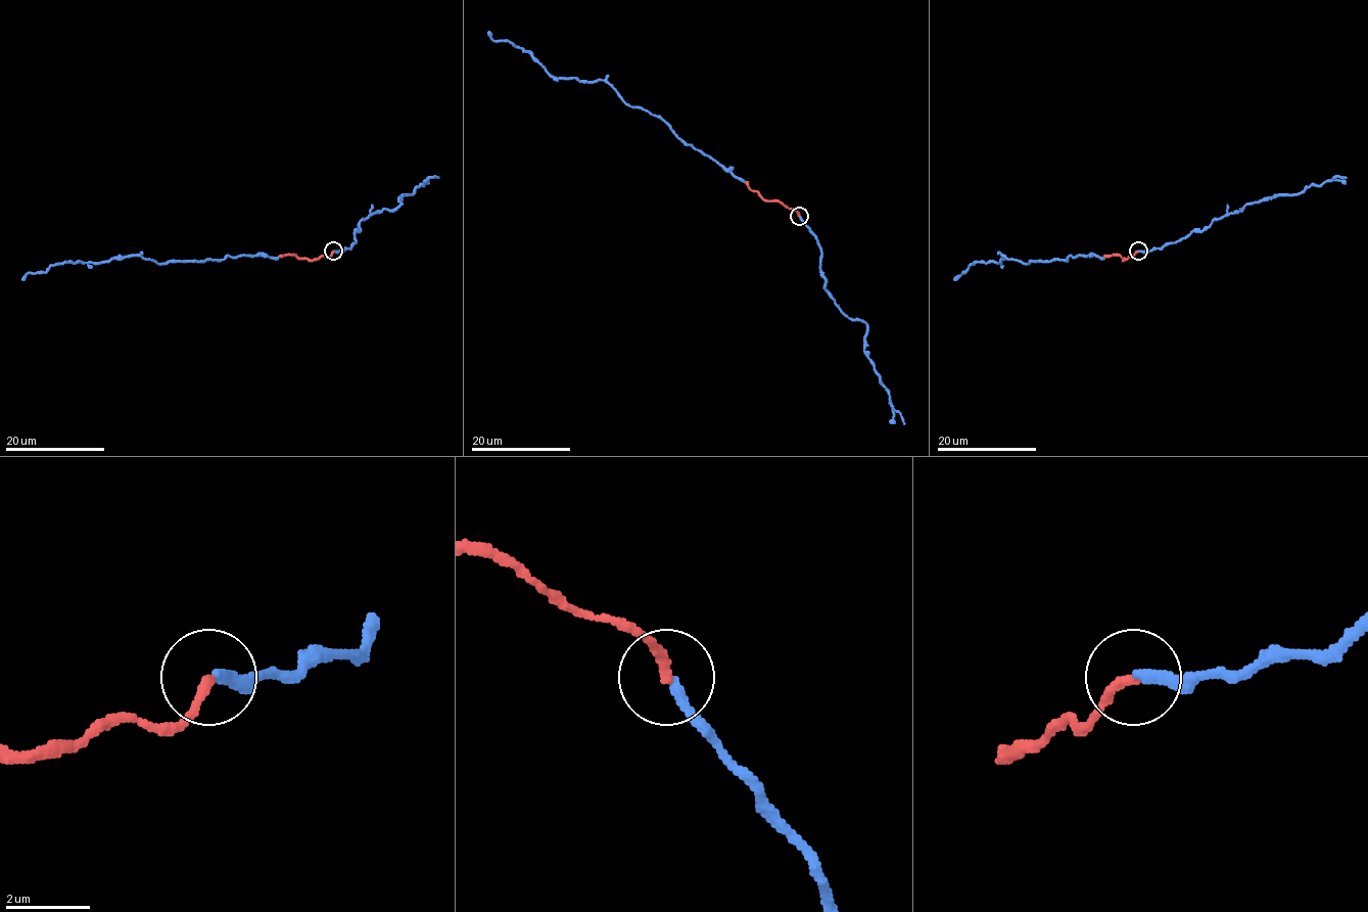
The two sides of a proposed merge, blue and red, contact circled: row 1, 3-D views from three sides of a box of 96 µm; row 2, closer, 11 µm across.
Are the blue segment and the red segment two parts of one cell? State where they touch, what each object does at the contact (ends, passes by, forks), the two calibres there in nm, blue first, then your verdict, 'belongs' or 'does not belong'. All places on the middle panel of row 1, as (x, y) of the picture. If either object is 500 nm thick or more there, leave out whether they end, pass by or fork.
place (799, 216); blue ends; red ends; calibres 280 and 240 nm; belongs

